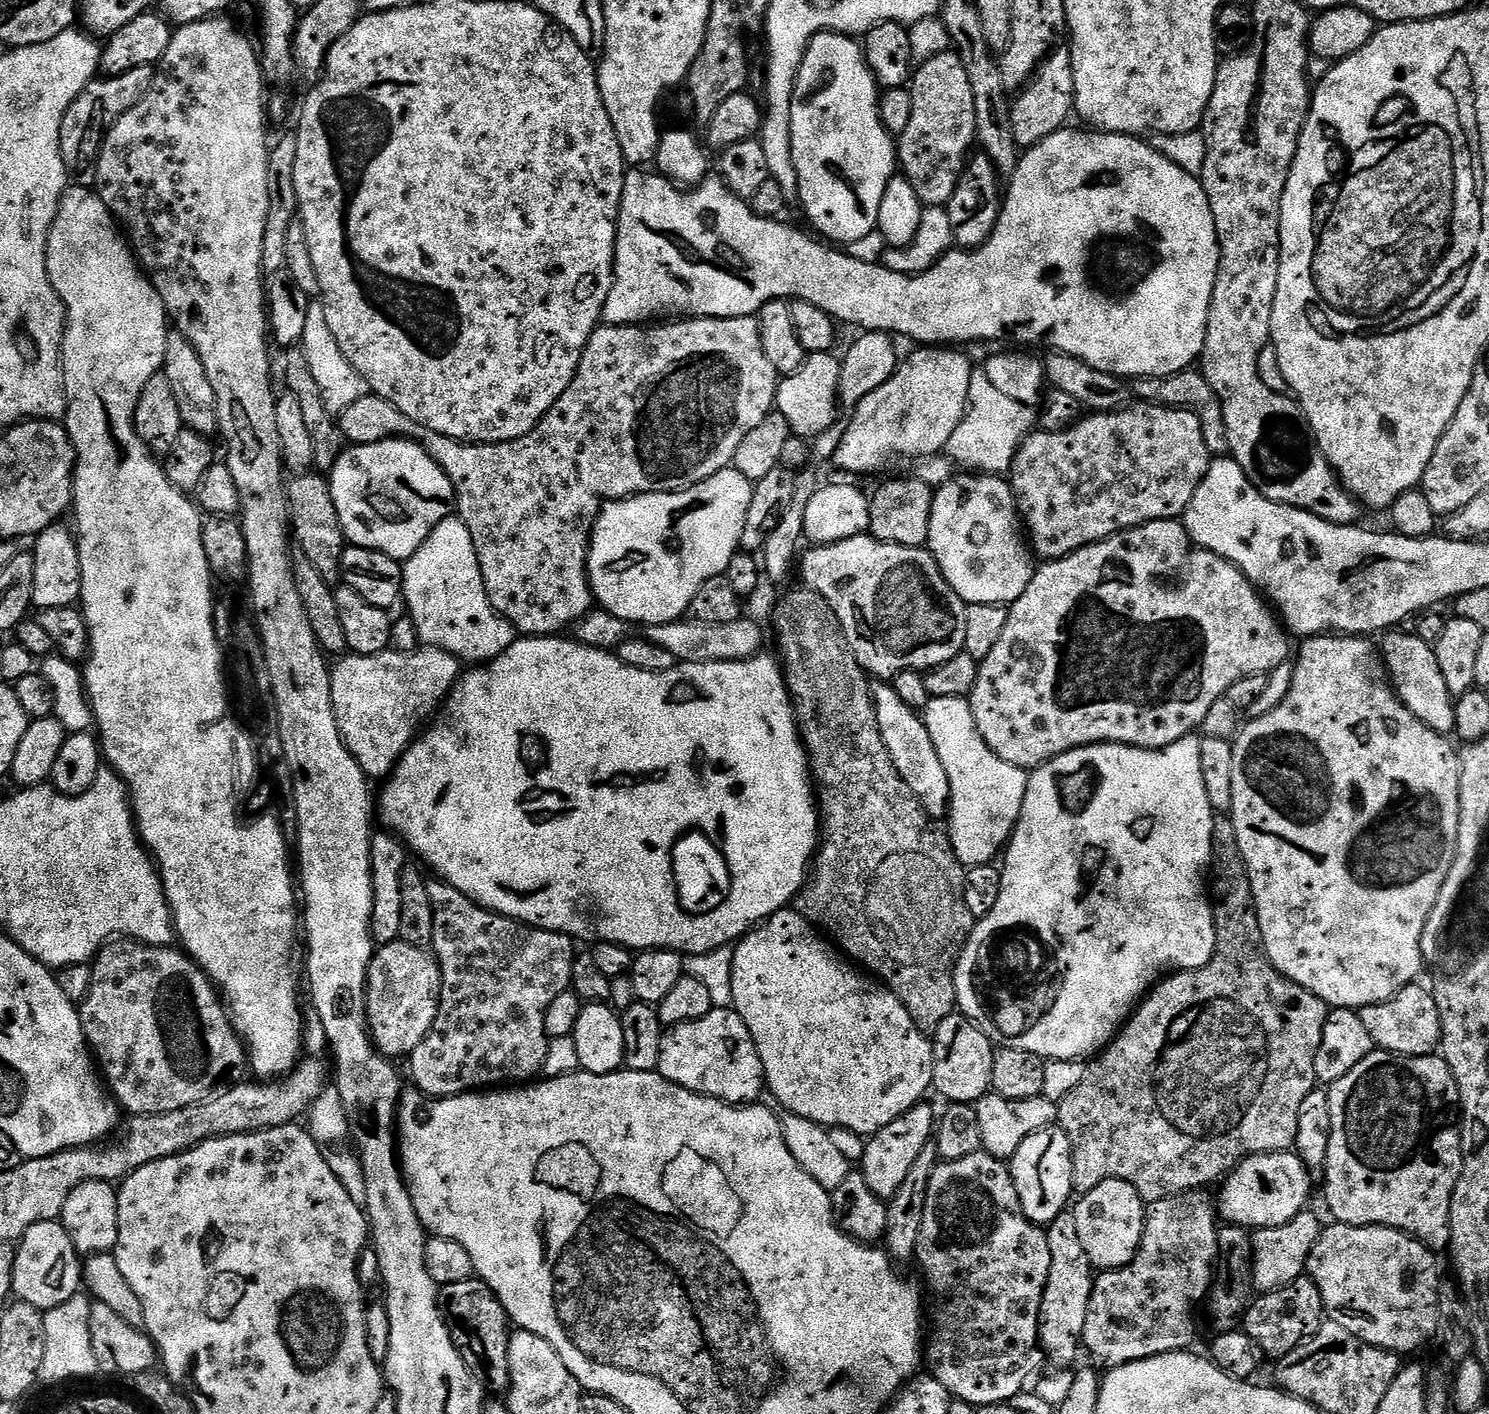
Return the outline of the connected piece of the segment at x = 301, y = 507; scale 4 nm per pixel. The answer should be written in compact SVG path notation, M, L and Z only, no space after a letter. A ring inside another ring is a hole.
M309 470L293 475L287 481L286 491L290 528L294 533L294 540L298 548L300 544L299 551L307 560L314 562L314 570L318 570L318 574L322 574L322 578L326 578L328 584L339 585L341 583L342 554L346 541L342 522L338 518L338 506L334 506L331 483L319 471Z

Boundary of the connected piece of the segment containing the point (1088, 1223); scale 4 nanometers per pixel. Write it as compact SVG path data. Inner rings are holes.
M1104 1180L1094 1186L1094 1190L1083 1193L1079 1199L1074 1204L1078 1234L1082 1237L1082 1247L1085 1248L1093 1269L1125 1268L1136 1257L1144 1233L1146 1205L1138 1190L1134 1190L1130 1182Z

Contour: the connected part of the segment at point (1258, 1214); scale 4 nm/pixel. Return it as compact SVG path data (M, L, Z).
M1295 1151L1267 1152L1261 1156L1248 1156L1237 1168L1233 1168L1224 1177L1219 1185L1218 1192L1218 1216L1221 1221L1229 1224L1237 1224L1240 1228L1259 1230L1262 1228L1273 1228L1288 1224L1299 1212L1305 1211L1308 1195L1312 1192L1313 1177L1308 1167L1300 1161Z

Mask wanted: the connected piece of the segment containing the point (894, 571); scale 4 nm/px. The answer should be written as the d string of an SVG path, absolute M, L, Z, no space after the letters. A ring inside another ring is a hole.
M870 534L860 535L852 538L846 538L844 541L836 541L828 545L815 545L808 548L809 552L803 556L798 564L798 574L802 579L803 587L812 588L818 594L822 594L822 598L826 598L826 602L834 610L834 614L838 614L842 630L848 639L848 645L851 646L852 652L858 658L858 662L864 671L872 678L893 678L900 672L912 671L918 673L926 673L932 668L942 666L946 662L950 662L950 658L954 658L964 650L966 642L966 610L968 605L954 589L950 586L950 582L946 582L946 578L942 574L942 570L938 566L938 562L932 557L927 547L911 548L910 546L898 546L897 544L883 544L880 540L876 540Z

